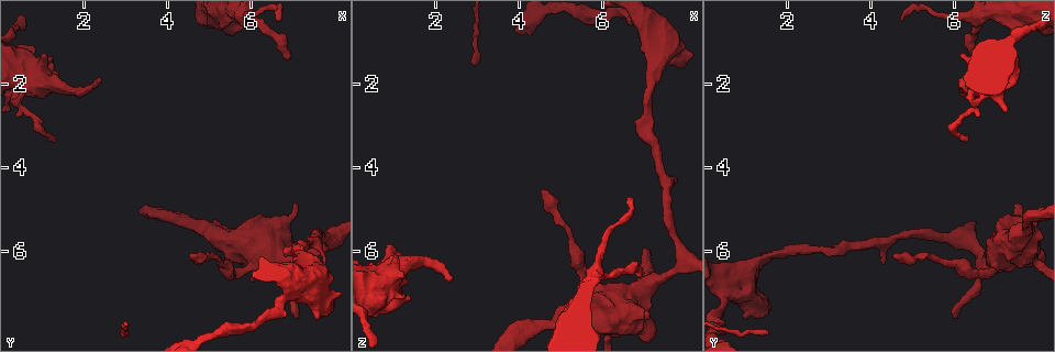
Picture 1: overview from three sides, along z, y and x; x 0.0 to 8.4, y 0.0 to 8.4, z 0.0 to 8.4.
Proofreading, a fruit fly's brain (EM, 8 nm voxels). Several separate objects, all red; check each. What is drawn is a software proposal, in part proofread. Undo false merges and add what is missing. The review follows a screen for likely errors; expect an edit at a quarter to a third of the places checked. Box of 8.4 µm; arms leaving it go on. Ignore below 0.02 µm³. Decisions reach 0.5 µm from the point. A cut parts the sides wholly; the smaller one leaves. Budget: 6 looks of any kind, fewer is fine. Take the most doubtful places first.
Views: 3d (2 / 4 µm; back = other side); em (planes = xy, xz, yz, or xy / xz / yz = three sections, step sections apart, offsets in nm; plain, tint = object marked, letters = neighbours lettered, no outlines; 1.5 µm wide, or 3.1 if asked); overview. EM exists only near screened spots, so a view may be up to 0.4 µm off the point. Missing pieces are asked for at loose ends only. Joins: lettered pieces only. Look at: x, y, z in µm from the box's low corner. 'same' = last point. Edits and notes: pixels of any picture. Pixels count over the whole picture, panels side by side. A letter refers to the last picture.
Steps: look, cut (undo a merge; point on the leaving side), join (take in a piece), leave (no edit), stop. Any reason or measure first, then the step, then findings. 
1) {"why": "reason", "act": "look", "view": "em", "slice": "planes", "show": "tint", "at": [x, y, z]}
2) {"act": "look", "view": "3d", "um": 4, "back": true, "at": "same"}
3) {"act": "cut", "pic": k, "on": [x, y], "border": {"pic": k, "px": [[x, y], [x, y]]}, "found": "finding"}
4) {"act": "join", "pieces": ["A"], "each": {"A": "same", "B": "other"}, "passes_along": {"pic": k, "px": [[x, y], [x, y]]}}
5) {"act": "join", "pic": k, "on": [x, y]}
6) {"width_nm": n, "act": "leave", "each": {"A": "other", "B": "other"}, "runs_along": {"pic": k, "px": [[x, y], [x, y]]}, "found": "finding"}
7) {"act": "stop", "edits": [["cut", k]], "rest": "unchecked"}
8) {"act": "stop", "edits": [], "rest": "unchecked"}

{"why": "free end", "act": "look", "view": "em", "slice": "xz", "step": 4, "show": "tint", "at": [7.10, 7.55, 5.95]}

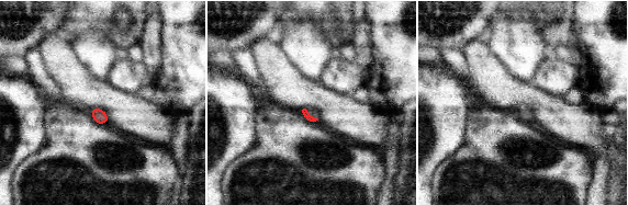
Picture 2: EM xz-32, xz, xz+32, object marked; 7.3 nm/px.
{"why": "another direction", "act": "look", "view": "em", "slice": "planes", "show": "letters", "at": "same"}

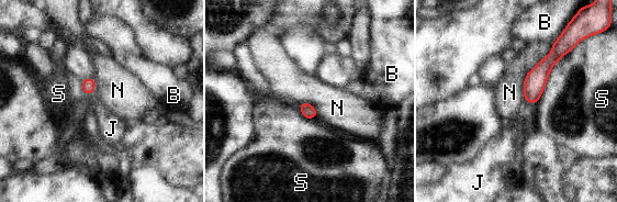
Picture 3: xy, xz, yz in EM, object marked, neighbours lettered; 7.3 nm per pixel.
{"act": "join", "pieces": ["J"], "each": {"B": "other", "J": "same", "N": "other", "S": "other"}, "passes_along": {"pic": 3, "px": [[535, 81], [529, 101], [526, 116]]}, "found": "the neuron continues"}

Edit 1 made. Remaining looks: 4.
{"act": "look", "view": "3d", "um": 2, "at": [6.90, 1.40, 6.60]}

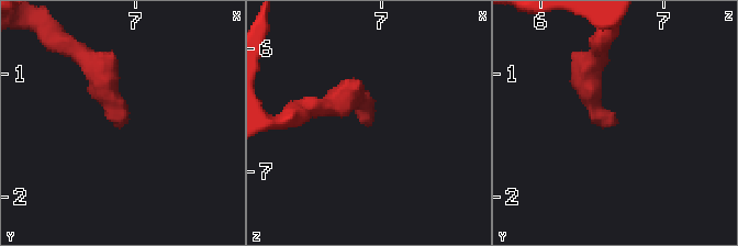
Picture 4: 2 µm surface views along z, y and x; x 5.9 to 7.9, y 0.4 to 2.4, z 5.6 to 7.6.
{"why": "now the EM", "act": "look", "view": "em", "slice": "planes", "show": "letters", "at": [6.82, 1.42, 6.62]}

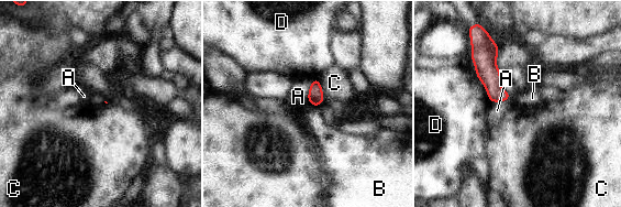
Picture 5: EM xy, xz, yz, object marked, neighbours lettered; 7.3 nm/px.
{"act": "leave", "each": {"A": "other", "B": "other", "C": "other", "D": "other"}, "border": {"pic": 5, "px": [[308, 101], [315, 107]]}, "found": "no lettered piece goes on from it"}

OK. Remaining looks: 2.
{"why": "an open end", "act": "look", "view": "em", "slice": "planes", "show": "letters", "at": [1.35, 1.75, 7.20]}

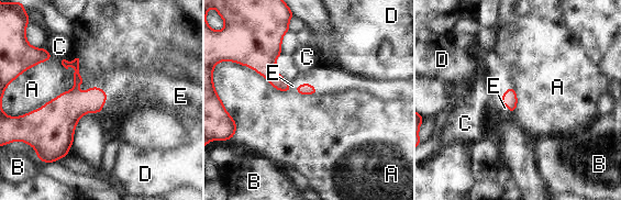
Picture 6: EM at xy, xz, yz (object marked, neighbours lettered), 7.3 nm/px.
{"longest_contact_nm": ["A", 500], "act": "join", "pieces": ["E"], "each": {"A": "other", "B": "other", "C": "other", "D": "other", "E": "same"}, "found": "the neuron continues"}

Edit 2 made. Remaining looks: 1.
{"act": "stop", "edits": [["join", 3], ["join", 6]], "rest": "unchecked"}

